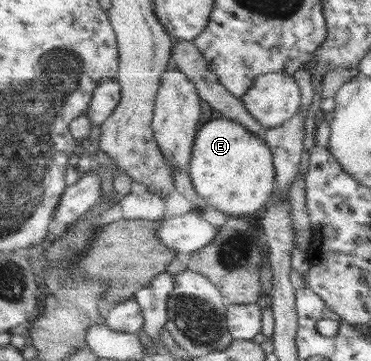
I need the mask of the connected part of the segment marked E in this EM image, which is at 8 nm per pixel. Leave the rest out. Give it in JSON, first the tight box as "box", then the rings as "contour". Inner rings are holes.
{"box":[188,117,277,219],"contour":[[[224,117],[210,119],[200,128],[193,145],[192,168],[188,172],[197,193],[205,198],[210,206],[229,217],[258,219],[277,191],[277,170],[269,145],[257,133]]]}

